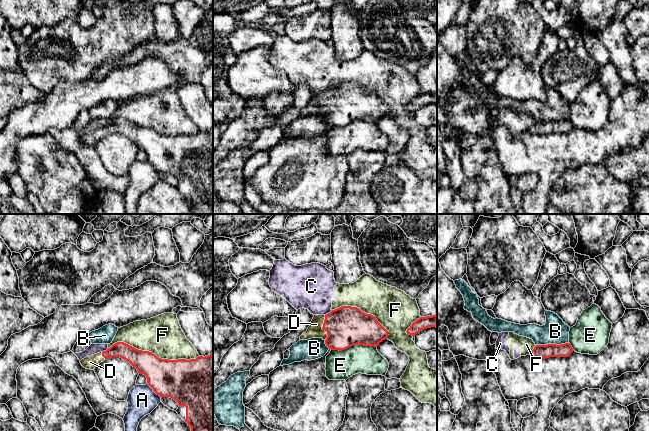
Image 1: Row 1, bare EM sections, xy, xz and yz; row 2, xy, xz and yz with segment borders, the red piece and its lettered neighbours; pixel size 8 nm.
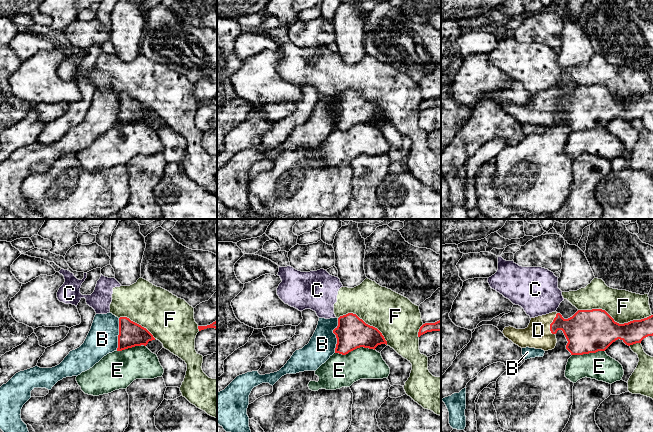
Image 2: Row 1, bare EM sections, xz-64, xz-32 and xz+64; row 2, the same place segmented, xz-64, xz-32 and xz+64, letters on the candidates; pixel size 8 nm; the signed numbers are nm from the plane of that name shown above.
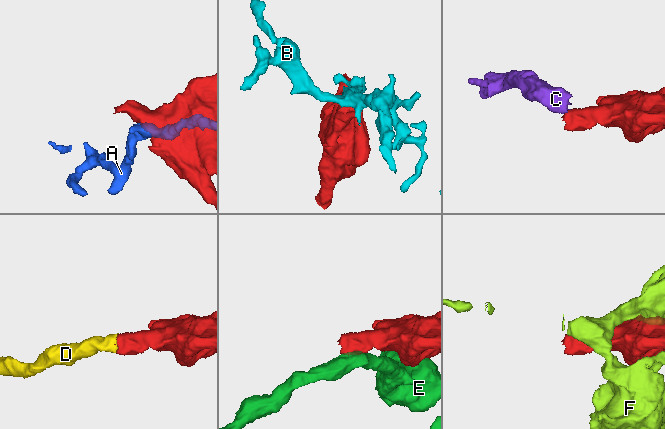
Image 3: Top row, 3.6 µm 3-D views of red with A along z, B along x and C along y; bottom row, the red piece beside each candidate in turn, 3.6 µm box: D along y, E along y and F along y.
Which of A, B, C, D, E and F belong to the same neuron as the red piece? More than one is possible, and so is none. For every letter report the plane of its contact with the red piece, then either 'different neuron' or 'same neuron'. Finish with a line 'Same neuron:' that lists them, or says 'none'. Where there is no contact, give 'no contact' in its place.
A: contact in xy; different neuron
B: contact in yz; different neuron
C: contact in xz; different neuron
D: contact in xz; same neuron
E: contact in xz; different neuron
F: contact in xy; different neuron
Same neuron: D

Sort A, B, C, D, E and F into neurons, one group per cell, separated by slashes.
A / B / C F / D / E

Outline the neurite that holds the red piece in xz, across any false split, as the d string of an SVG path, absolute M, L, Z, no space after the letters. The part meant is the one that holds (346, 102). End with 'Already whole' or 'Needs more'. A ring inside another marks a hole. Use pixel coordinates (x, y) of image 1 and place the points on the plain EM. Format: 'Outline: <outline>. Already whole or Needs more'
Outline: M342 82L326 91L314 91L300 116L322 114L329 125L342 127L357 120L377 123L387 113L388 107L375 92Z. Needs more

